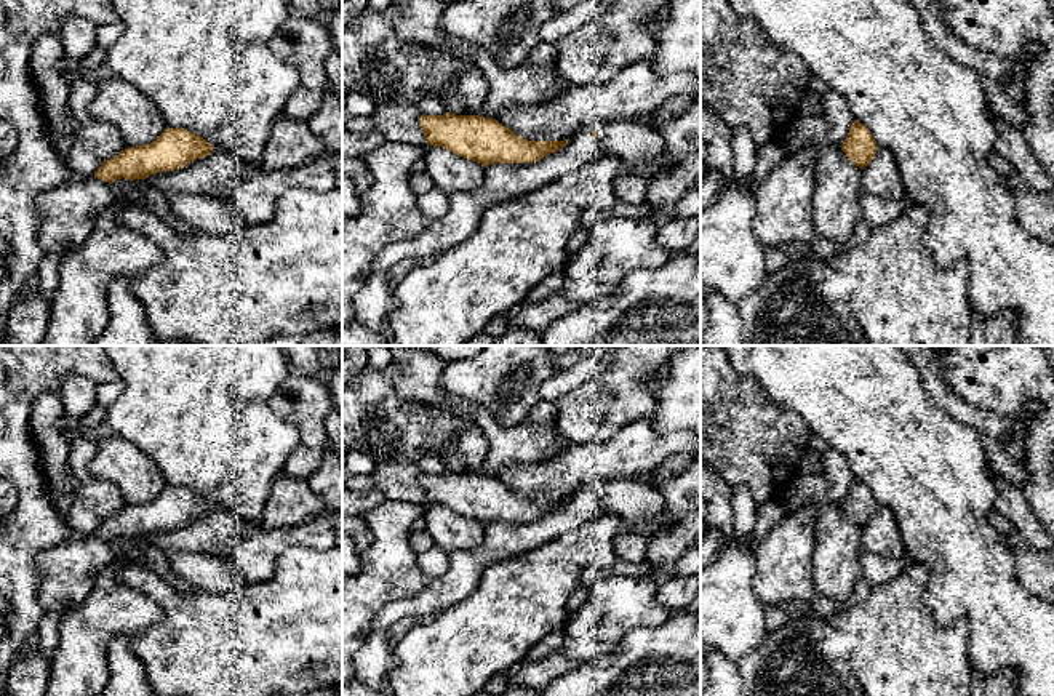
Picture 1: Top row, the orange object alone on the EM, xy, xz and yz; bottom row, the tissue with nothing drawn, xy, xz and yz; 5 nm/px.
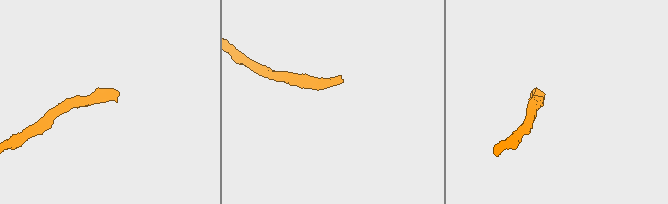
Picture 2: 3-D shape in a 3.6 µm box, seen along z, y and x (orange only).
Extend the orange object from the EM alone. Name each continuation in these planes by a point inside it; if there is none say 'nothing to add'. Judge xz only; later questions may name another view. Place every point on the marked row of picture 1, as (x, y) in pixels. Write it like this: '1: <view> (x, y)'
1: xz (638, 146)

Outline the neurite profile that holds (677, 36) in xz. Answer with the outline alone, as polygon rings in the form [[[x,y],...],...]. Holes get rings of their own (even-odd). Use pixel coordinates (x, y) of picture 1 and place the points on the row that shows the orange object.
[[[670,0],[664,18],[654,18],[649,26],[656,40],[651,58],[656,72],[693,72],[701,78],[701,0]]]

